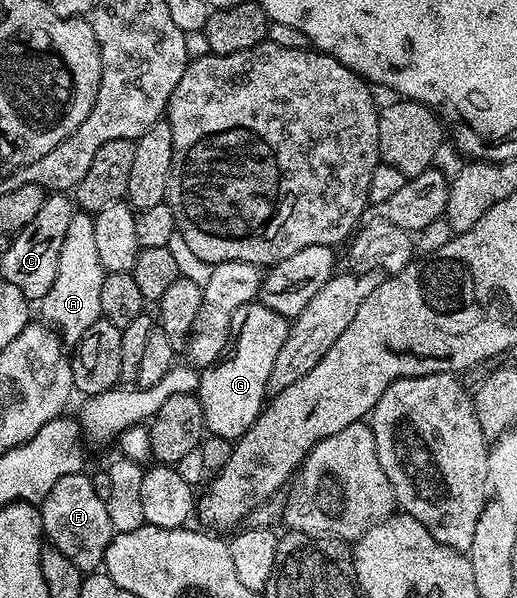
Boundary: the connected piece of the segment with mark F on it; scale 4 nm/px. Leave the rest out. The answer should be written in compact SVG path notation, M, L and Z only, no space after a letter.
M79 473L77 475L65 475L52 485L52 493L43 499L40 504L42 513L42 534L48 540L49 546L55 547L72 565L76 565L83 573L94 573L103 566L106 558L108 545L113 541L116 534L112 521L108 517L105 499L96 497L96 489L92 485L90 475Z

